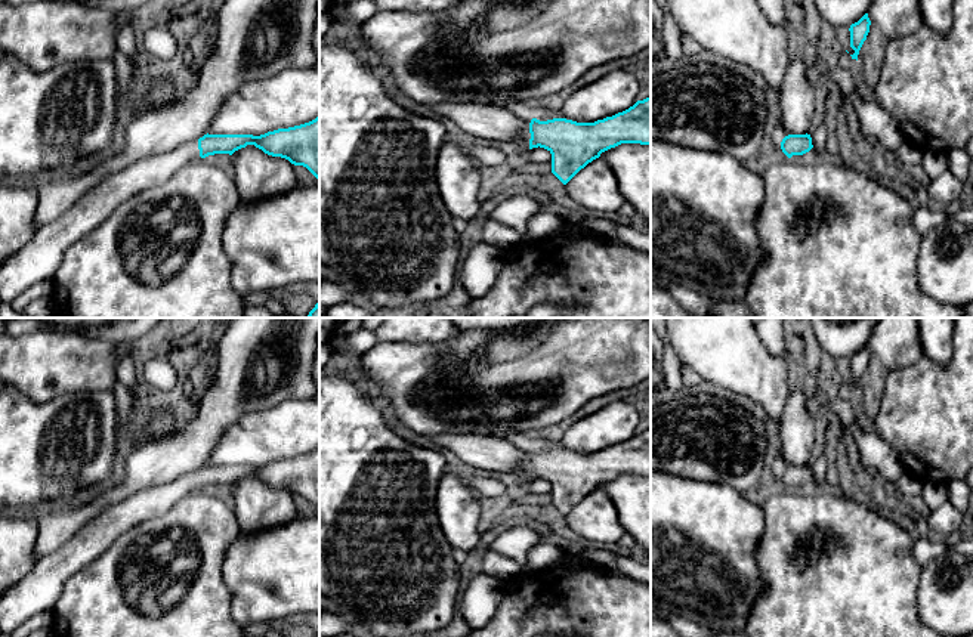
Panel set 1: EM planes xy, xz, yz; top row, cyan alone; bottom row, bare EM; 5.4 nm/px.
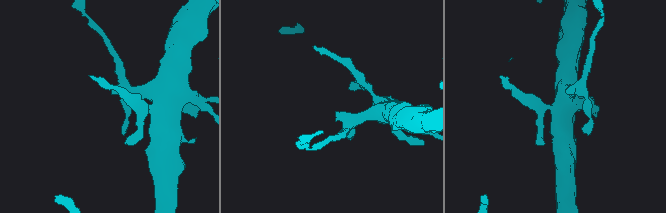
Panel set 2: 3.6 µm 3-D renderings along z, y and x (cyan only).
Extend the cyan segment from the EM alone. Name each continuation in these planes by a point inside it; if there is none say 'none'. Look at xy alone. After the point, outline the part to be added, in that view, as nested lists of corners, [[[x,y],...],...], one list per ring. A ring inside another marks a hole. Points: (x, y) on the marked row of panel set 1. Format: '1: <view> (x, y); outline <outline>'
1: xy (39, 260); outline [[[195,139],[106,176],[65,214],[37,229],[27,247],[0,266],[1,303],[10,304],[37,282],[53,281],[65,251],[74,242],[101,225],[124,201],[145,189],[163,185],[180,167],[198,158],[201,157]]]

